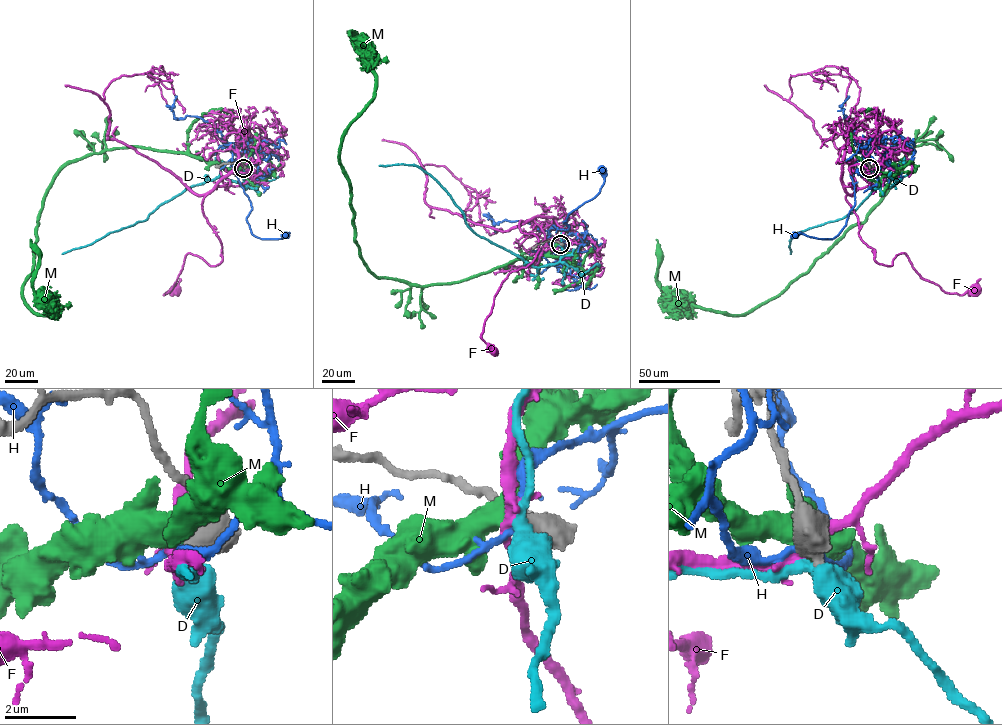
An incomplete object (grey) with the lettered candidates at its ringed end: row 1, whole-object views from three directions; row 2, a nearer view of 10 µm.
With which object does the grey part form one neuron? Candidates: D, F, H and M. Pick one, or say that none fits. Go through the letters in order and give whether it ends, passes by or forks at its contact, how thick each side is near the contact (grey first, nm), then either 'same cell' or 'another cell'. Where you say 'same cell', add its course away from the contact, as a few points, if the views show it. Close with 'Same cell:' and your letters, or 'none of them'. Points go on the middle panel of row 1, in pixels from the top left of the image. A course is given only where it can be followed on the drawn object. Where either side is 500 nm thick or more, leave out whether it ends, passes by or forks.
D: 700 nm thick on the grey side, 480 nm on the other; another cell
F: 650 nm thick on the grey side, 320 nm on the other; same cell; it runs (560, 244), (564, 230), (554, 218), (520, 221), (539, 249), (494, 298), (481, 338), (494, 349)
H: 700 nm thick on the grey side, 170 nm on the other; another cell
M: 750 nm thick on the grey side, 400 nm on the other; another cell
Same cell: F

